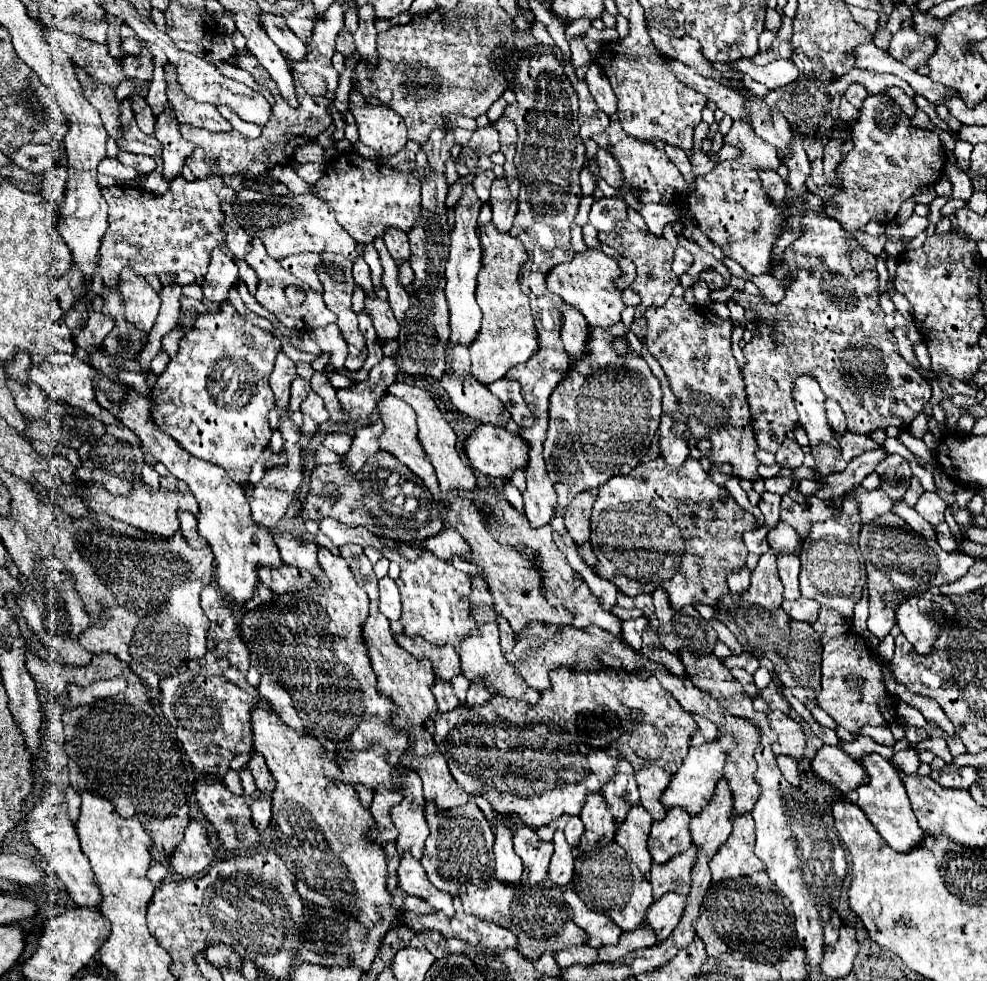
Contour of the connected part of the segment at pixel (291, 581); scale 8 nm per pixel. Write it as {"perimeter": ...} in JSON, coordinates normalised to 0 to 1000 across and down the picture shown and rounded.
{"perimeter":[[[287,577],[285,581],[264,581],[262,591],[277,606],[291,606],[300,601],[304,603],[318,595],[318,590],[313,583],[297,577]]]}

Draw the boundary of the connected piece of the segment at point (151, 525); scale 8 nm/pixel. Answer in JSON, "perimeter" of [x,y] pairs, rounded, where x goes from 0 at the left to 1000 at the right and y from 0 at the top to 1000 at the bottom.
{"perimeter":[[[137,489],[135,491],[135,502],[127,508],[127,506],[112,506],[104,495],[98,493],[90,493],[88,499],[82,504],[84,510],[90,512],[90,518],[96,520],[96,524],[100,526],[112,526],[117,530],[123,530],[131,536],[137,536],[145,542],[153,542],[153,544],[163,544],[163,546],[173,546],[175,542],[181,540],[181,520],[194,522],[194,524],[202,524],[202,516],[196,508],[196,504],[187,502],[169,502],[169,499],[155,499],[151,497],[145,489]]]}

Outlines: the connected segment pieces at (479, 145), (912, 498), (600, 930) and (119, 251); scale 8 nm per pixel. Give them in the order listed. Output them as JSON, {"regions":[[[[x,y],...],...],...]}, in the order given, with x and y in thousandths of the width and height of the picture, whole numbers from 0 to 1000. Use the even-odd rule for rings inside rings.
{"regions":[[[[495,126],[491,130],[483,130],[473,145],[473,149],[483,157],[483,159],[497,159],[499,155],[506,153],[506,137],[504,133]]],[[[925,485],[925,487],[923,487],[923,493],[921,493],[919,502],[917,502],[917,506],[913,508],[913,512],[917,512],[919,516],[927,516],[933,504],[935,504],[935,495],[933,495],[931,489]]],[[[579,905],[572,907],[572,917],[574,922],[579,924],[581,928],[581,940],[585,940],[585,944],[589,944],[595,952],[597,952],[597,964],[601,966],[611,966],[611,964],[619,964],[627,958],[629,954],[629,946],[619,938],[615,936],[613,932],[609,930],[603,930],[599,928],[587,913],[585,909],[581,909]]],[[[179,179],[163,200],[143,192],[112,190],[104,192],[104,202],[110,208],[110,232],[102,243],[98,275],[104,281],[106,292],[119,296],[125,273],[133,273],[141,281],[161,281],[167,277],[181,279],[187,275],[198,281],[208,281],[212,257],[228,243],[228,216],[224,210],[228,206],[236,208],[240,196],[222,179],[200,181],[196,186]]]]}

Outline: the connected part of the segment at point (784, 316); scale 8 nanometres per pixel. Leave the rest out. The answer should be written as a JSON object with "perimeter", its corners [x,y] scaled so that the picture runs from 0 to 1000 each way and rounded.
{"perimeter":[[[818,214],[812,220],[807,245],[795,253],[791,269],[779,273],[779,279],[783,283],[791,287],[799,285],[795,304],[791,308],[783,310],[771,300],[763,302],[743,292],[720,296],[720,308],[737,310],[737,306],[745,306],[757,318],[765,320],[763,330],[767,334],[767,340],[763,340],[761,349],[753,353],[757,371],[751,375],[751,379],[757,391],[757,408],[761,414],[769,457],[785,463],[789,453],[797,444],[797,436],[810,432],[810,422],[803,408],[803,391],[805,385],[810,385],[812,381],[824,383],[836,404],[852,412],[858,426],[858,438],[870,442],[878,442],[899,434],[919,436],[943,406],[941,389],[935,387],[931,379],[913,365],[909,357],[909,347],[897,332],[897,318],[891,312],[891,281],[887,275],[887,267],[887,261],[876,257],[846,222],[830,220],[828,216]]]}

